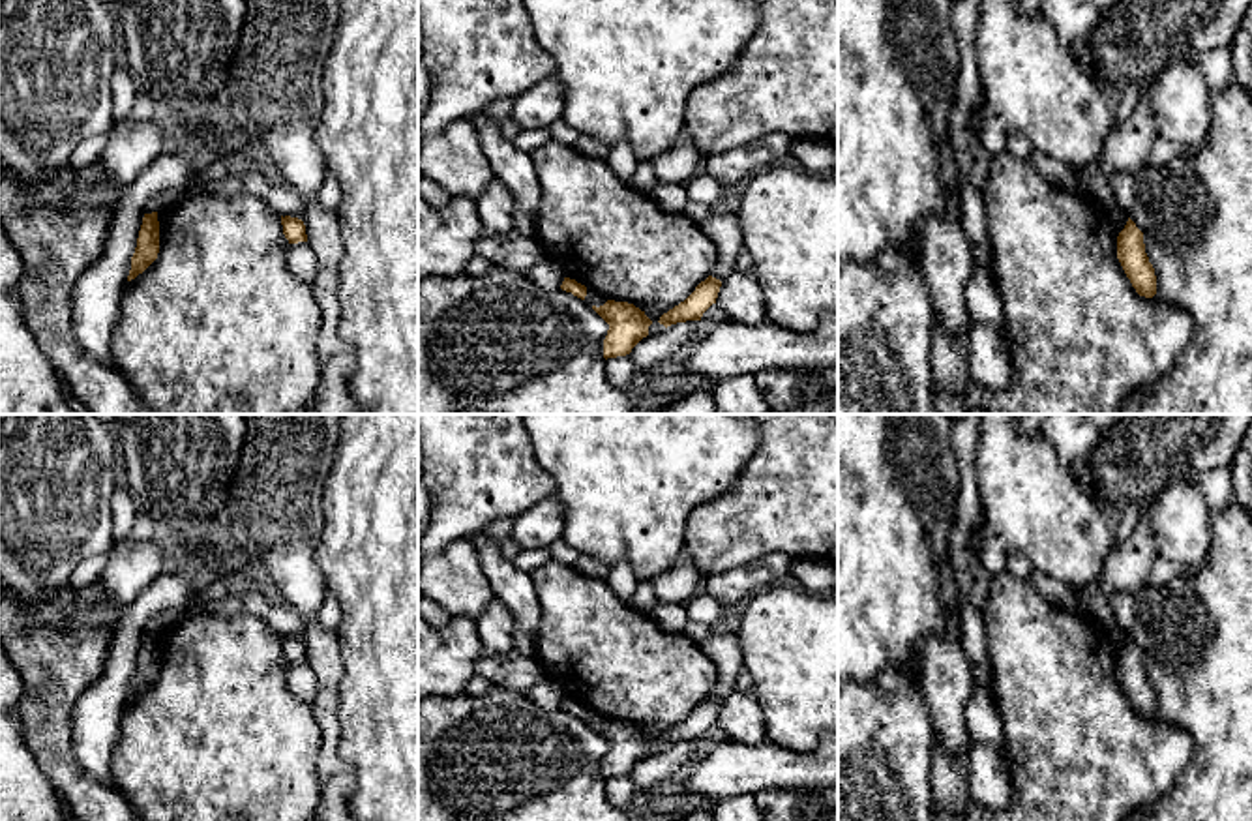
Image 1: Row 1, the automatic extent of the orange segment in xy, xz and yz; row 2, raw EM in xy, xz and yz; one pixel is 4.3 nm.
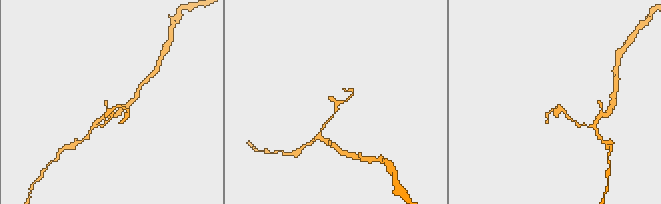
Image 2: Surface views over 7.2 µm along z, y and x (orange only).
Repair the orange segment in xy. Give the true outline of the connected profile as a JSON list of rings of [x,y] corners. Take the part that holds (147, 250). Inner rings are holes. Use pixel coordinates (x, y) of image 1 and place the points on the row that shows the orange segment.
[[[152,212],[144,214],[142,217],[137,247],[131,257],[131,270],[127,281],[142,274],[157,259],[157,253],[159,253],[159,221],[157,212]]]

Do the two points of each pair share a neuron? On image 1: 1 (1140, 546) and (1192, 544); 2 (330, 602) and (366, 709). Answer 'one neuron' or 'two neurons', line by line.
1: two neurons
2: two neurons

